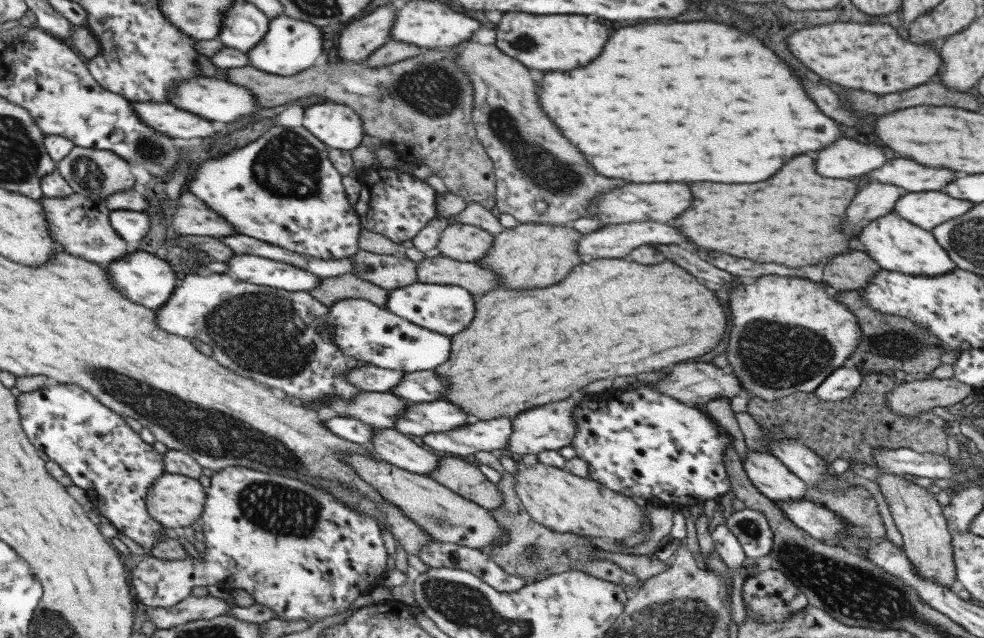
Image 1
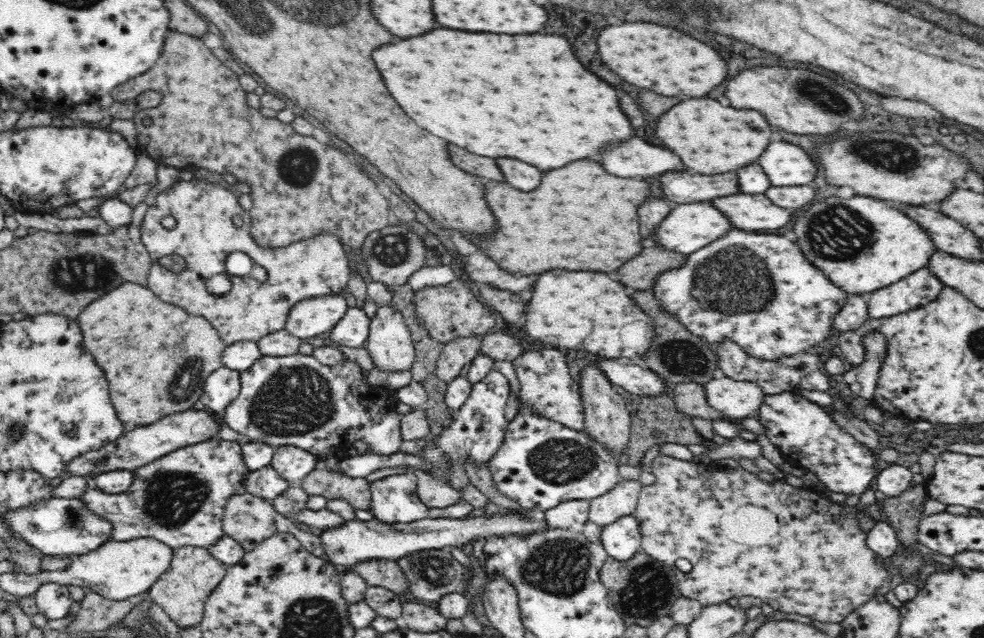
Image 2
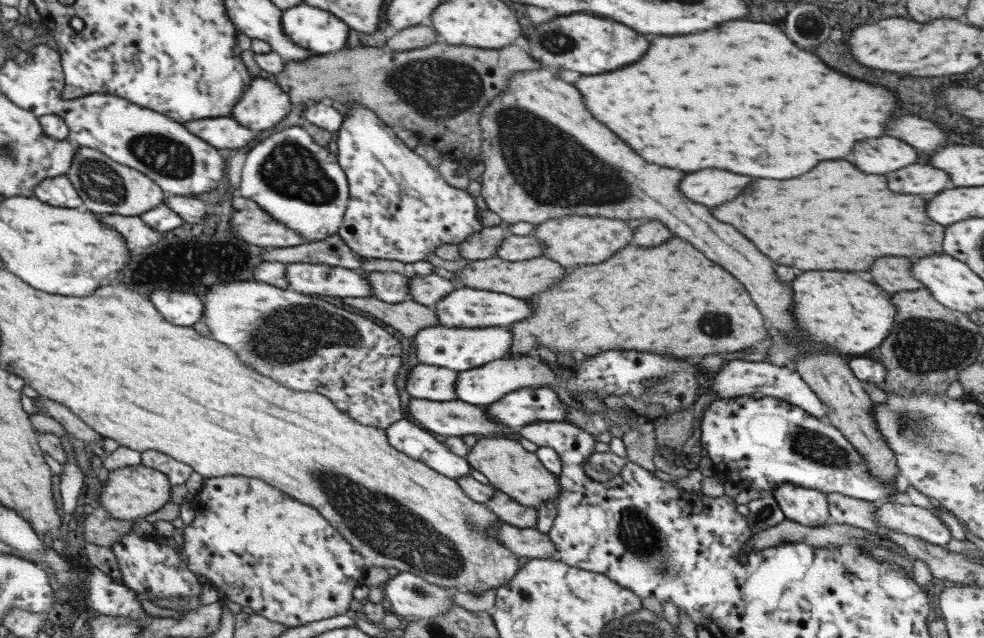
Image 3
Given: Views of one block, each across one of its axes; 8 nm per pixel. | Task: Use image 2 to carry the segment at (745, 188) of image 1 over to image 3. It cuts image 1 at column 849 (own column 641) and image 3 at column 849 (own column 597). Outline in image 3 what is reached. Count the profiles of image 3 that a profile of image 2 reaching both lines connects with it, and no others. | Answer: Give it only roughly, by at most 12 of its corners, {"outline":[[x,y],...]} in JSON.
{"outline":[[846,160],[712,208],[776,264],[944,254],[926,200]]}

